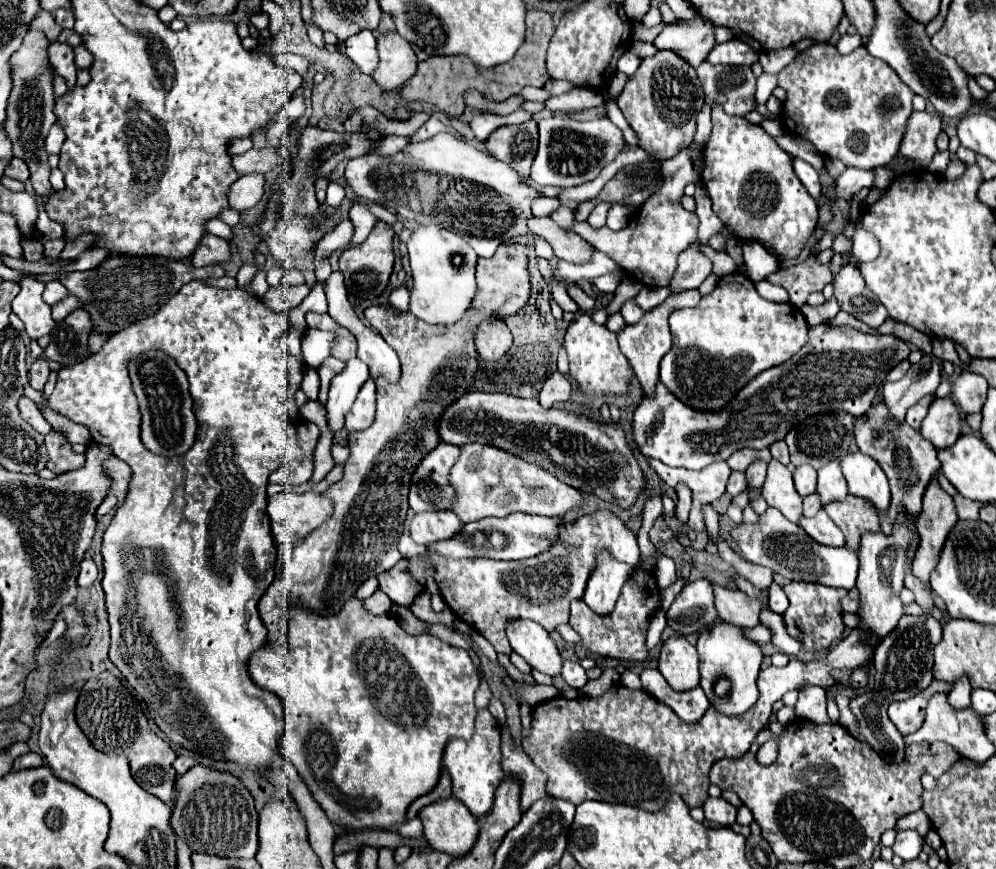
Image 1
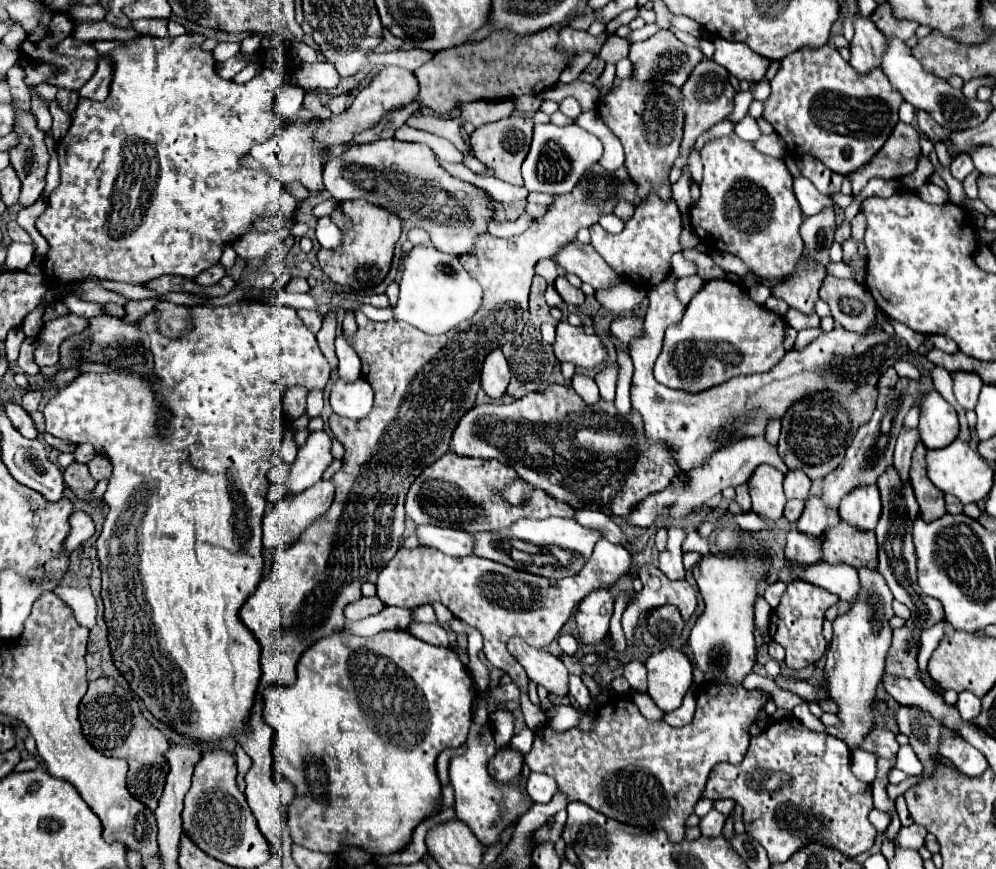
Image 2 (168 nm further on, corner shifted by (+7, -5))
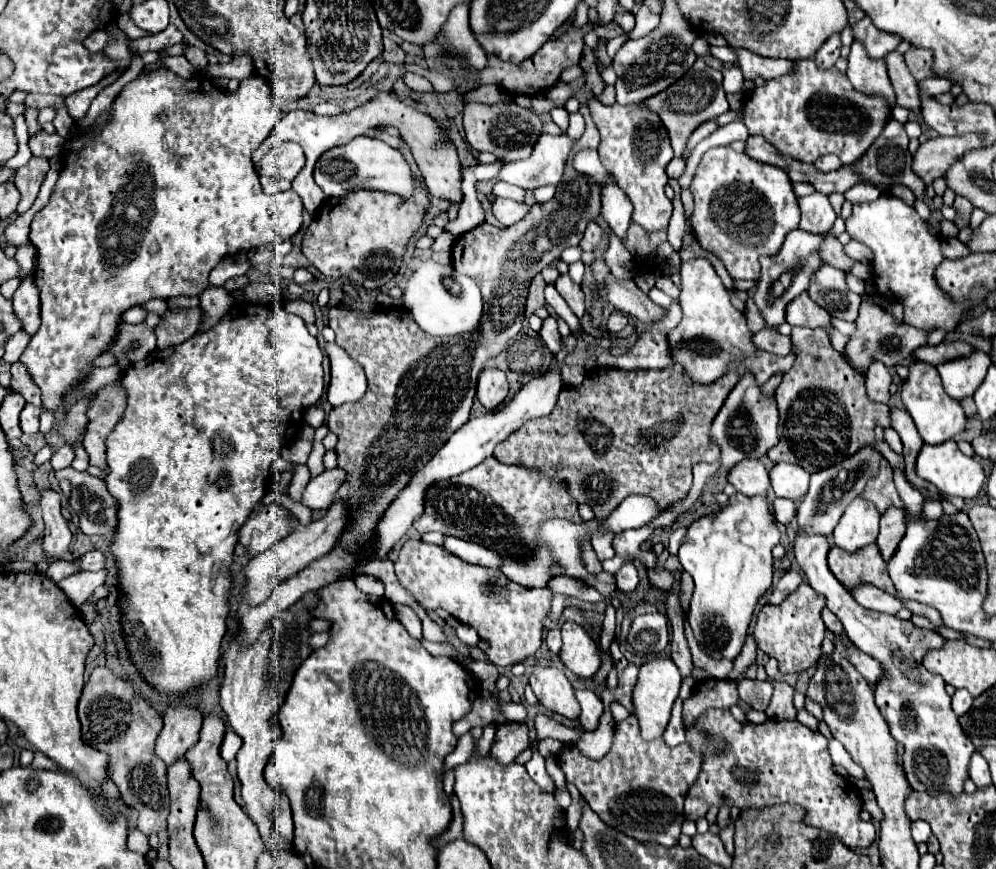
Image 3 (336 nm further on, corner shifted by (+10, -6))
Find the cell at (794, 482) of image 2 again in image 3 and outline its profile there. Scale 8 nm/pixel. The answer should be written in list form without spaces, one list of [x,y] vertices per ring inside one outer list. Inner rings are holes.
[[[782,462],[770,470],[770,480],[776,496],[800,500],[808,492],[810,474],[804,468],[798,468],[796,464]]]

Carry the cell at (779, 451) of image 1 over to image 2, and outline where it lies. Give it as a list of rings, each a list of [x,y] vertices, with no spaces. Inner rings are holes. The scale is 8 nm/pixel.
[[[775,419],[775,421],[769,421],[769,425],[767,425],[767,433],[765,433],[765,439],[767,439],[767,443],[771,443],[771,447],[777,445],[779,431],[781,431],[781,423],[779,423],[777,419]]]

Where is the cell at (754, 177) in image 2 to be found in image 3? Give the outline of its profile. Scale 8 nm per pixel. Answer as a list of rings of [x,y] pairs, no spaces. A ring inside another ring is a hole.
[[[730,146],[710,148],[690,184],[694,196],[692,226],[698,244],[712,252],[738,280],[760,278],[760,256],[774,256],[786,234],[798,228],[800,210],[792,184],[780,168],[752,160]]]

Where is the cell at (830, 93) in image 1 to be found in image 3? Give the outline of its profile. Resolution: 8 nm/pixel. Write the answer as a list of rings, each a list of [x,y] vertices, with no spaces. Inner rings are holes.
[[[798,60],[792,74],[764,82],[746,94],[742,122],[750,136],[766,138],[778,152],[794,160],[816,162],[820,156],[836,154],[842,164],[852,164],[880,136],[888,118],[884,98],[856,92],[836,68],[820,70],[814,60]]]

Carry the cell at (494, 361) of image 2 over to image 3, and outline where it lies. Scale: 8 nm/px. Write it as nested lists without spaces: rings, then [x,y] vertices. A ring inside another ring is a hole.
[[[488,368],[480,372],[478,378],[478,392],[476,392],[480,404],[486,410],[496,410],[508,396],[508,382],[506,374],[498,368]]]

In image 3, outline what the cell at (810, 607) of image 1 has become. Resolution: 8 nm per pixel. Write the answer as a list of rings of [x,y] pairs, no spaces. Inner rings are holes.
[[[802,582],[800,588],[796,592],[792,592],[782,604],[776,604],[776,606],[766,604],[760,610],[758,620],[756,620],[756,628],[754,628],[754,640],[766,656],[776,658],[782,674],[808,670],[822,656],[820,644],[824,640],[826,626],[820,618],[820,610],[824,606],[826,606],[826,598],[820,596],[818,592],[814,592],[810,588],[810,584]]]

